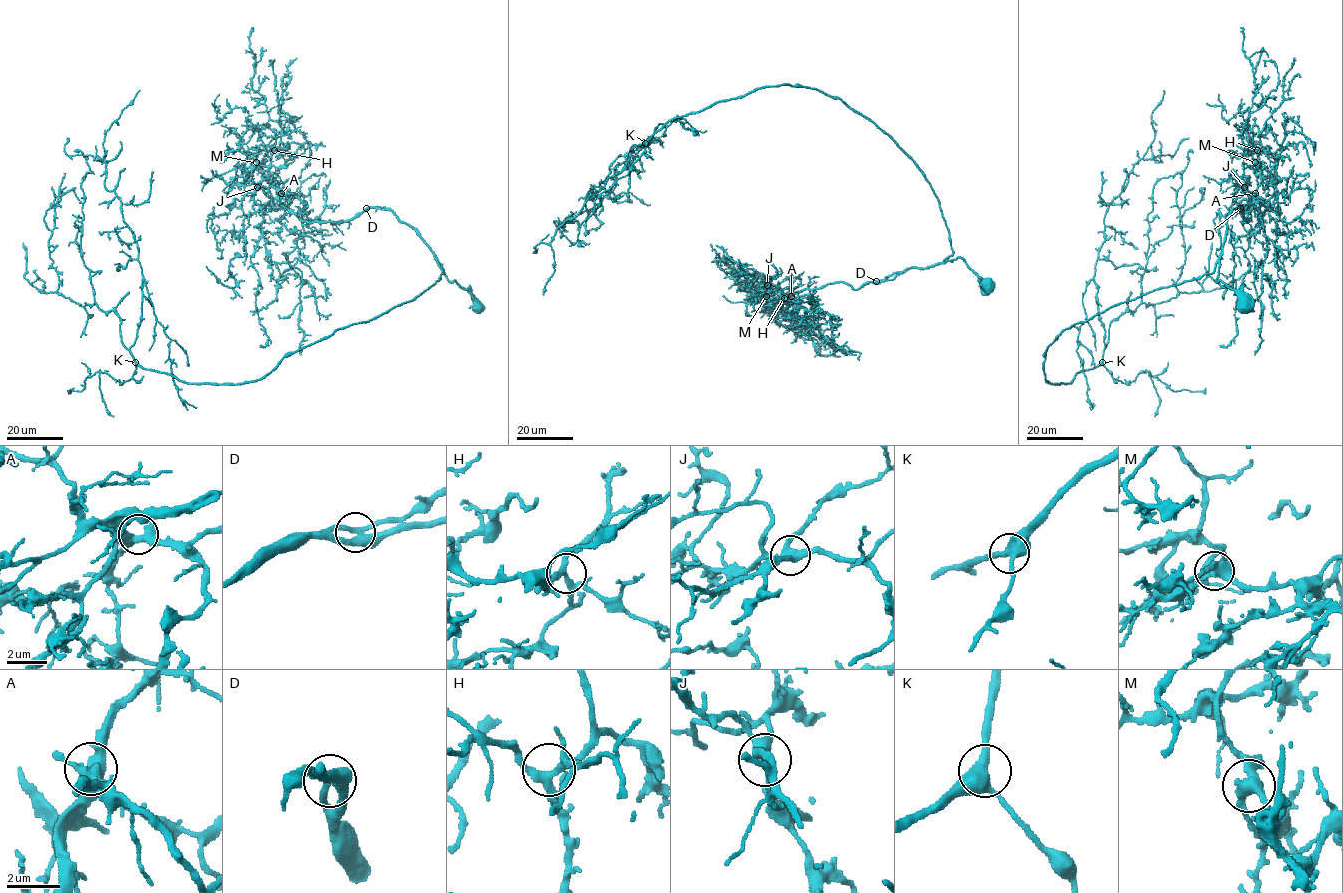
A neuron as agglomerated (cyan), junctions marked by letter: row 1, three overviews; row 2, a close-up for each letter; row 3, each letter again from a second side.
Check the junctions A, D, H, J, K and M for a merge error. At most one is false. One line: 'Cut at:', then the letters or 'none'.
Cut at: none

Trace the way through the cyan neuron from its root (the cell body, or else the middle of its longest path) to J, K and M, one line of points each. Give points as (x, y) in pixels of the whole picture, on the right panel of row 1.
J: (1246, 307), (1216, 281), (1229, 213), (1239, 207), (1248, 221), (1241, 222), (1253, 199), (1244, 187)
K: (1246, 307), (1216, 281), (1220, 257), (1212, 273), (1064, 329), (1043, 372), (1051, 384), (1069, 384), (1102, 362)
M: (1246, 307), (1216, 278), (1227, 216), (1239, 207), (1248, 221), (1241, 222), (1248, 220), (1261, 183), (1255, 162)

